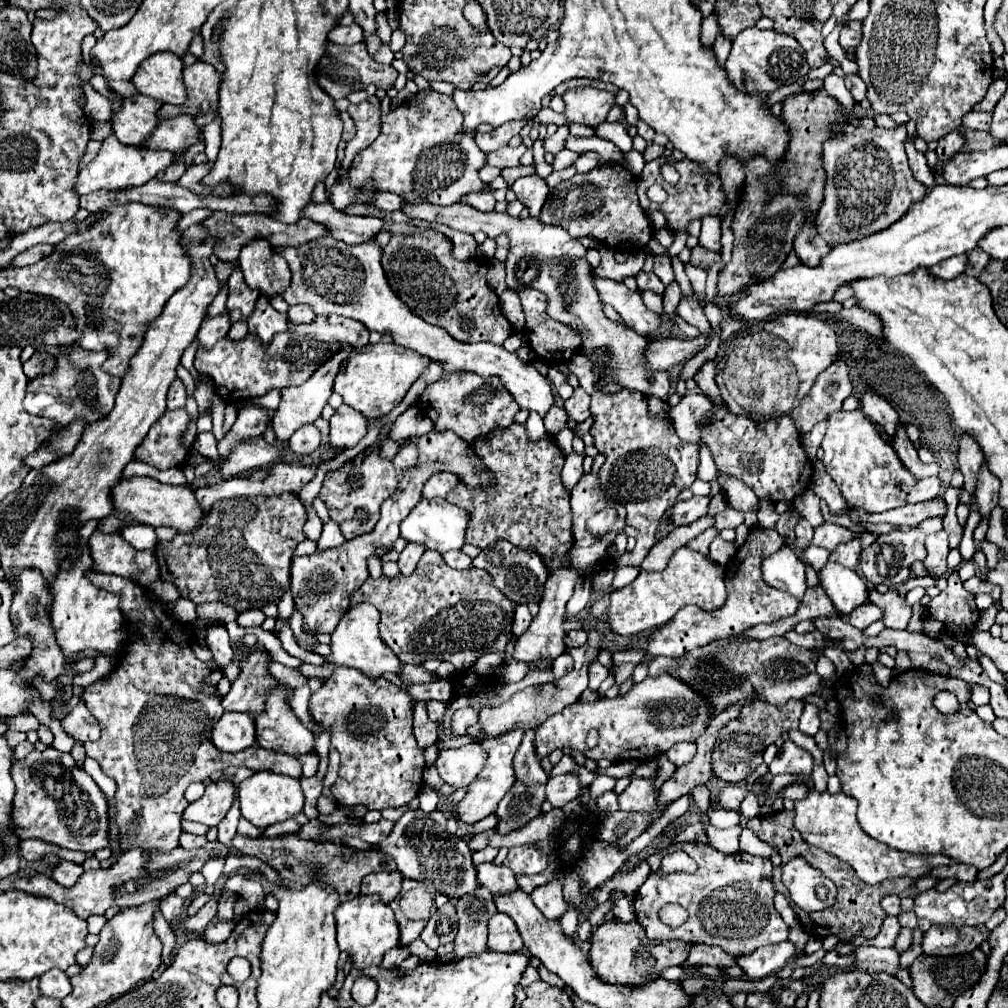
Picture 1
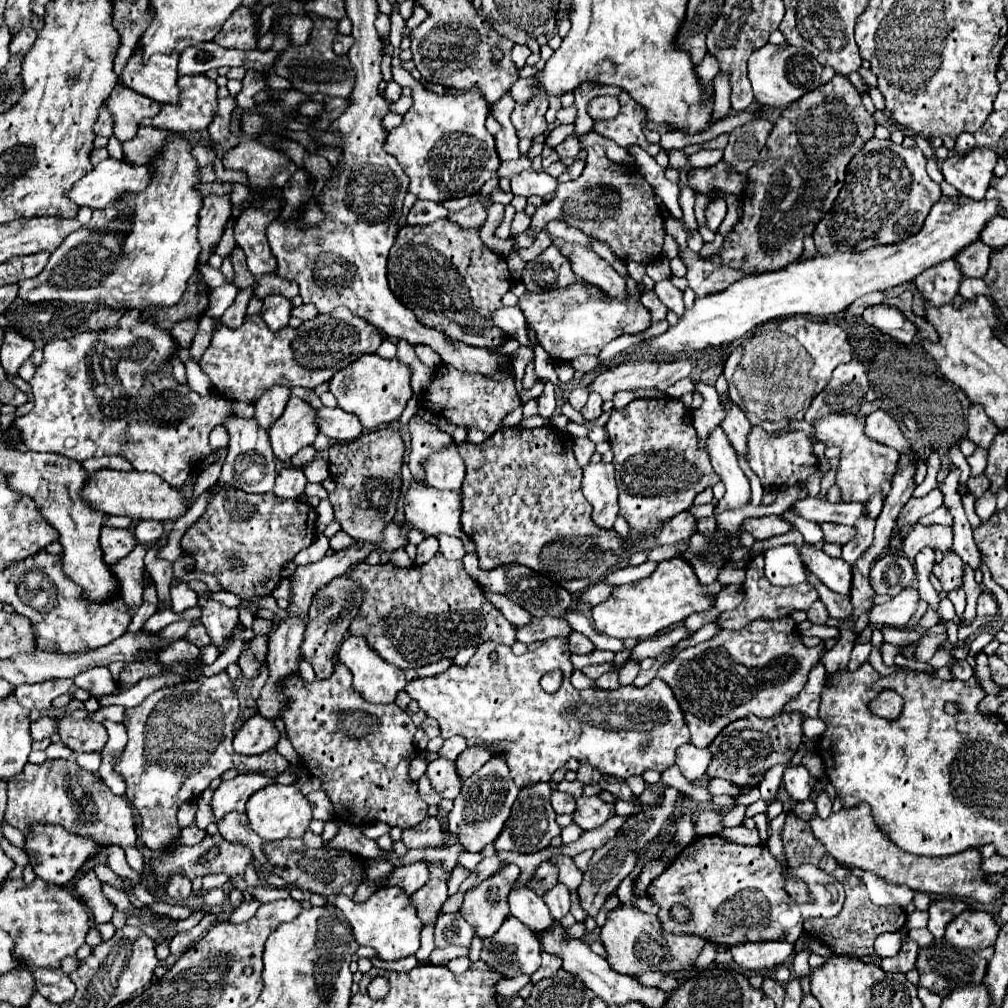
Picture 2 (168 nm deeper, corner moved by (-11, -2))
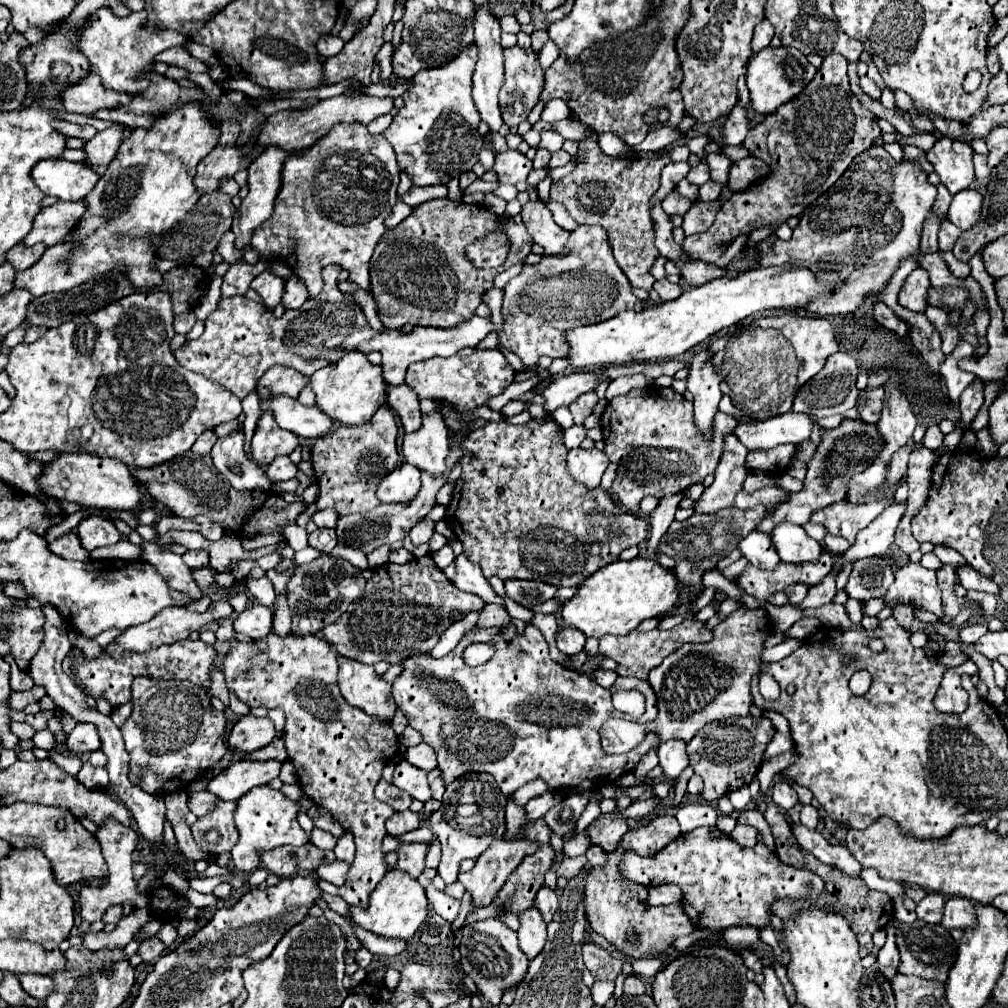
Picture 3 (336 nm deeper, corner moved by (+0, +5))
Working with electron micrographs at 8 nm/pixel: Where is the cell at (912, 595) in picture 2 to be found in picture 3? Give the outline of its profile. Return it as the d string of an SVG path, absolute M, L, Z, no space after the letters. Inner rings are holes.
M906 564L896 572L894 584L888 588L884 596L884 604L888 608L894 606L914 606L934 612L942 616L942 600L940 588L936 584L936 572L928 570L920 564Z

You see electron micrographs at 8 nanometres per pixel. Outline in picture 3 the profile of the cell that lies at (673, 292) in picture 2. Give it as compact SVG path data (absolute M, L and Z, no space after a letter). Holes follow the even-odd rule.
M664 278L664 280L658 280L658 282L654 284L654 290L660 294L662 302L676 300L676 298L682 294L682 286L680 286L680 284L672 284L672 282L668 282L666 278Z

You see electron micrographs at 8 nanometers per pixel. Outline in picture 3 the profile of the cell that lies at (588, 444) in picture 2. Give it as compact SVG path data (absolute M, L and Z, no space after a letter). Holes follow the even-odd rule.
M572 426L568 430L564 430L564 446L568 450L574 450L580 446L580 442L586 438L586 428L584 426Z

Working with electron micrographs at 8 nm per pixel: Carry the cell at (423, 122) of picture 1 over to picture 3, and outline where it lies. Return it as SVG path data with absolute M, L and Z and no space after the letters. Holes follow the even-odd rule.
M470 46L464 50L456 60L438 66L436 70L422 70L414 76L414 86L402 96L404 106L394 116L392 124L386 128L384 138L392 144L398 166L402 172L406 172L414 186L436 186L436 184L448 184L450 174L452 178L460 178L460 174L472 170L472 166L478 162L478 154L484 146L482 136L478 134L478 114L472 102L472 70L476 66L476 46Z

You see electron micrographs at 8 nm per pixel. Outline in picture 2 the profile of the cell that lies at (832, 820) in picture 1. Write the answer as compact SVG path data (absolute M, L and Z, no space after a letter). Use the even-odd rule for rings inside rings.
M867 803L853 809L841 809L837 813L831 813L827 819L813 817L811 829L813 835L823 841L827 851L839 863L873 871L893 883L905 883L913 891L921 891L933 897L959 897L959 899L969 897L983 905L995 903L1003 895L1003 887L995 883L987 883L985 873L981 871L983 865L981 849L967 849L963 853L951 857L937 857L937 859L905 853L875 825Z

